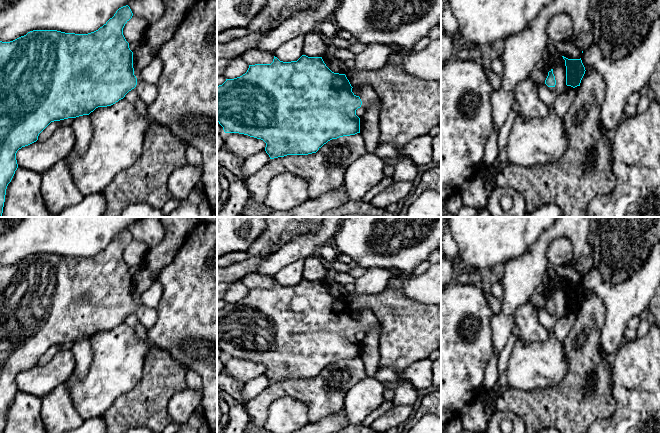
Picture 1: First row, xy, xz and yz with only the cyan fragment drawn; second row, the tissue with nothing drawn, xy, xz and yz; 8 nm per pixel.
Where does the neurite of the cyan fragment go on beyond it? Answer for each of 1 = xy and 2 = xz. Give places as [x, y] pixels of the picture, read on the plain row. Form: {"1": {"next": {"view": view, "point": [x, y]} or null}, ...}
{"1": {"next": {"view": "xy", "point": [147, 316]}}, "2": {"next": {"view": "xz", "point": [368, 320]}}}

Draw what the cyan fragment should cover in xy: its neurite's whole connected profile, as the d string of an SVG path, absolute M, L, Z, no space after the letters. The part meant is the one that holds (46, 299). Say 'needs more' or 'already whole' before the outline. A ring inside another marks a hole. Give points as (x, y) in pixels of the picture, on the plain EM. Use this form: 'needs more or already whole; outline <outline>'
needs more; outline M128 229L119 232L114 240L110 242L98 254L88 258L65 257L57 254L33 254L26 259L21 260L10 266L0 265L0 433L3 433L5 426L6 413L11 406L15 395L18 392L16 377L22 371L28 370L38 364L39 358L54 345L60 345L68 342L76 342L83 339L89 339L98 331L107 331L123 323L125 319L135 313L139 322L150 329L158 318L156 308L149 308L143 304L138 304L134 299L133 276L129 272L129 267L123 259L125 248L132 242L133 237Z

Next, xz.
needs more; outline M302 279L297 285L283 286L274 280L271 288L249 289L247 296L242 300L226 303L222 309L217 310L217 345L223 351L225 357L239 357L263 364L266 367L265 375L270 383L287 379L308 379L316 377L324 368L332 363L360 357L360 342L356 339L356 334L360 331L367 334L370 330L379 326L379 321L371 309L362 310L360 320L356 320L352 316L352 312L346 299L332 296L326 290L322 281Z

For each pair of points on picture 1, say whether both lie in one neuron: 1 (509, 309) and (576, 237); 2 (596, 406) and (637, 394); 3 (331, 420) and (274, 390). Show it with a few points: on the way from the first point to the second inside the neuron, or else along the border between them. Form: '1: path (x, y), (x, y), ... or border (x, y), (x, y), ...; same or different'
1: path (518, 285), (537, 251), (552, 235); same
2: border (612, 378), (615, 411), (600, 420); different
3: border (343, 409), (315, 422); different

